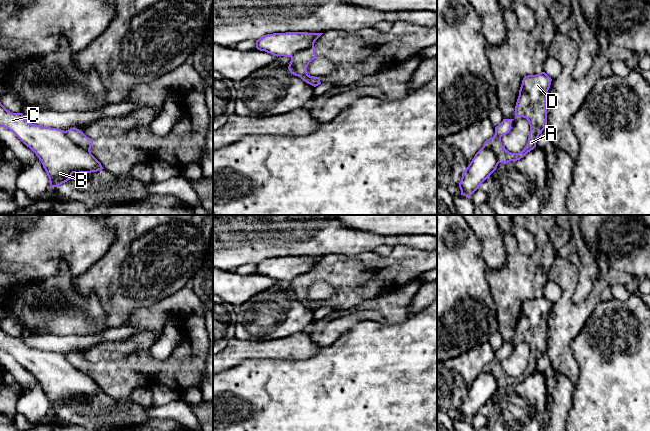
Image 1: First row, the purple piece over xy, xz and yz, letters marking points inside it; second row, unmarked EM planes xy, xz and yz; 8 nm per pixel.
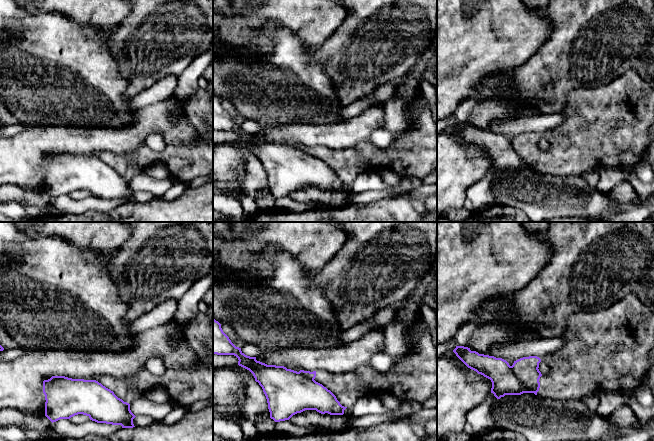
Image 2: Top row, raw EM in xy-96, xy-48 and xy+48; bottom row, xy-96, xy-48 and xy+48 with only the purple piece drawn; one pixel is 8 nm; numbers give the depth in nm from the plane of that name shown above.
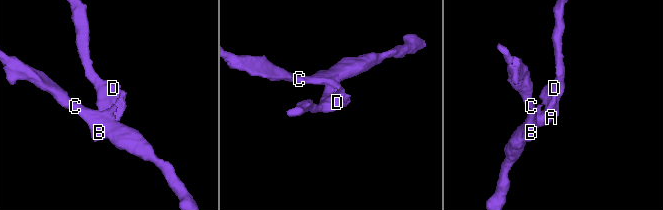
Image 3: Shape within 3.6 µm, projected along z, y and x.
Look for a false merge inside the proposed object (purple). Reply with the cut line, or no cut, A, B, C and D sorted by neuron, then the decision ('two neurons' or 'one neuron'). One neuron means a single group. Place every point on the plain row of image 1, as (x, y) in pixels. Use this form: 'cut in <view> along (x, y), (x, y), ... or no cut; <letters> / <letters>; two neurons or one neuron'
cut in xy along (64, 355), (71, 364), (90, 376); A D / B C; two neurons

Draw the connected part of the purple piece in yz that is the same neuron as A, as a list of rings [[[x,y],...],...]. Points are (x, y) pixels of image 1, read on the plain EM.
[[[545,296],[523,302],[515,330],[515,341],[528,344],[530,349],[528,366],[519,377],[507,375],[502,369],[501,361],[510,356],[514,343],[503,343],[495,351],[494,360],[483,368],[484,372],[491,373],[495,377],[498,387],[506,388],[520,384],[536,371],[537,362],[547,351],[547,318],[551,305],[552,303]]]

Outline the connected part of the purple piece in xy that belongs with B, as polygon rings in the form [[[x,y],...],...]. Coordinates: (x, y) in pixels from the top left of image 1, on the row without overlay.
[[[0,326],[0,350],[12,355],[41,385],[50,413],[71,403],[73,397],[104,393],[87,374],[71,365],[64,354],[29,347],[22,337],[8,335]]]

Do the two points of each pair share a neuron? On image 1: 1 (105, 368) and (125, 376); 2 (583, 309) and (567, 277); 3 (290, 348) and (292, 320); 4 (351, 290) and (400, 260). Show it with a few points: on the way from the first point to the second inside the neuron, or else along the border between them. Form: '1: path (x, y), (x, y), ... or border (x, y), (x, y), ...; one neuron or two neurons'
1: path (110, 373), (113, 376), (120, 376); one neuron
2: path (573, 307), (567, 301), (567, 287); one neuron
3: border (308, 329), (268, 340); two neurons
4: path (364, 284), (380, 284), (391, 273); one neuron

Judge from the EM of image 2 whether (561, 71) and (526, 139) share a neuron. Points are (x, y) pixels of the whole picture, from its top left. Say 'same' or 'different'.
different

